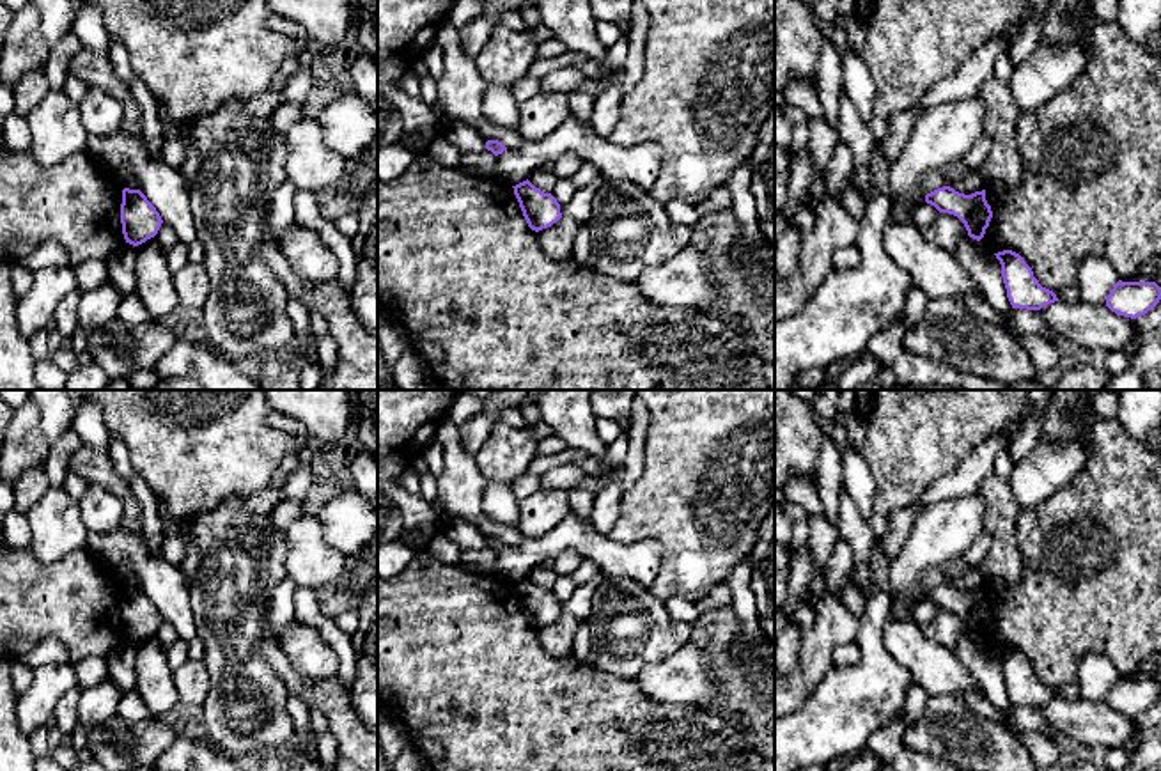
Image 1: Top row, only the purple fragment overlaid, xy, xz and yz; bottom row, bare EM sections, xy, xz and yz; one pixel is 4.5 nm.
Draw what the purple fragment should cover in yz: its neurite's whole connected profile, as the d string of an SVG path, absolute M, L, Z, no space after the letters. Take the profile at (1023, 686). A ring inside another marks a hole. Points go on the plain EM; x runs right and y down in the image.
M1003 647L994 652L1001 661L1001 674L1012 705L1040 707L1042 704L1058 698L1053 688L1039 681L1032 665L1019 650Z

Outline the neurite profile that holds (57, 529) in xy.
M50 486L25 518L32 530L28 548L41 564L53 565L73 551L87 549L89 530L78 502L64 487Z

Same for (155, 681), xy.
M156 633L136 643L136 684L151 716L163 718L177 704L174 672Z

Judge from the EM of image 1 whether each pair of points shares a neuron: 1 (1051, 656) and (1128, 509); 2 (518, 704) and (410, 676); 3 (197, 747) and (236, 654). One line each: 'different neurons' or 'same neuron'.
1: same neuron
2: same neuron
3: different neurons

